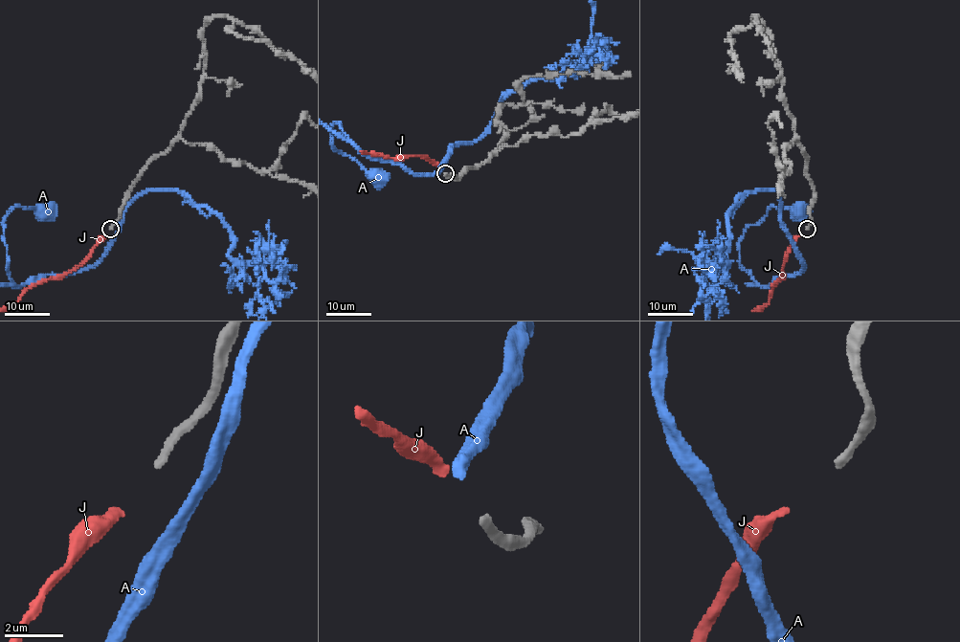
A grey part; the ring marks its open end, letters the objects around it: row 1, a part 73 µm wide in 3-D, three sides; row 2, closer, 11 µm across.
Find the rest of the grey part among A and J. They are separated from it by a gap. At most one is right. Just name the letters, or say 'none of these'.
J

